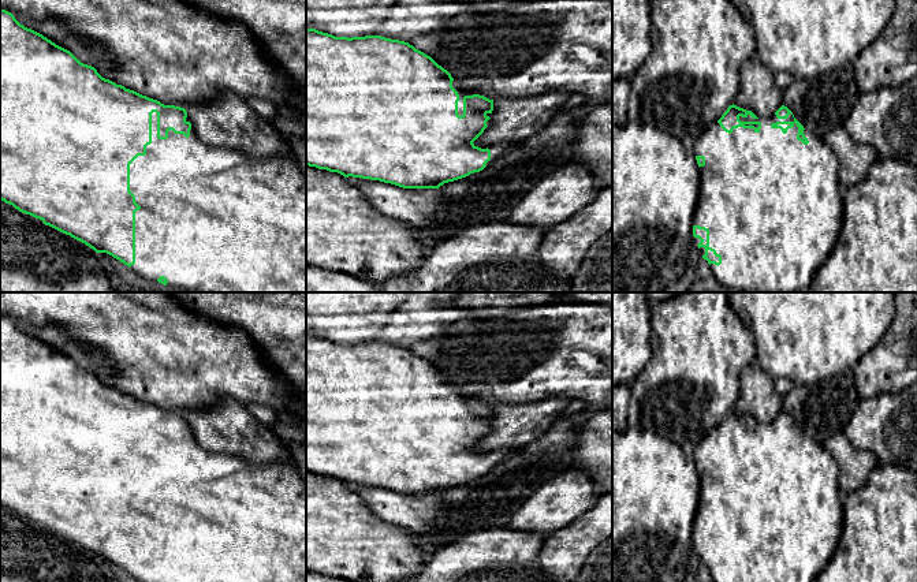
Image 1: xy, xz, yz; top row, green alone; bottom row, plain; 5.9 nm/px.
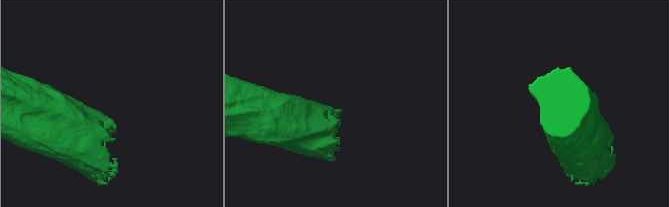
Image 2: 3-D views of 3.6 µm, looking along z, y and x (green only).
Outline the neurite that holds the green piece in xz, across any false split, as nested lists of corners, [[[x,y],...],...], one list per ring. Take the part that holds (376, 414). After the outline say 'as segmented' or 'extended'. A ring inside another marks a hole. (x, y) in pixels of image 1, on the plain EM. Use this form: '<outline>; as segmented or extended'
[[[306,335],[306,471],[344,484],[362,484],[403,495],[439,495],[480,478],[521,447],[487,455],[473,448],[489,432],[493,406],[466,396],[430,362],[399,346],[381,342],[335,343]]]; extended

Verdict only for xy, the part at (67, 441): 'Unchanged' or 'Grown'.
Grown

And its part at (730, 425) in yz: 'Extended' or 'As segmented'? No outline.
Extended

